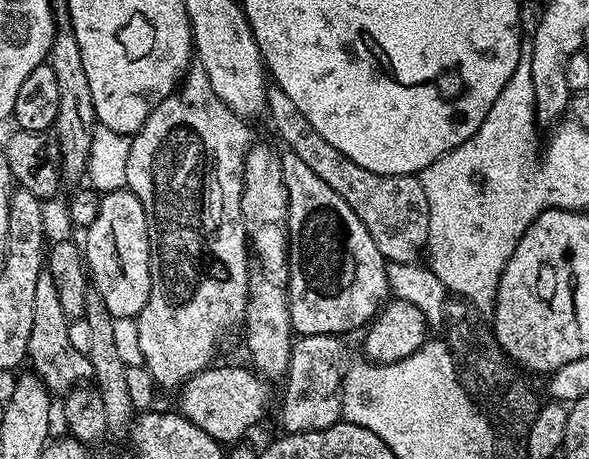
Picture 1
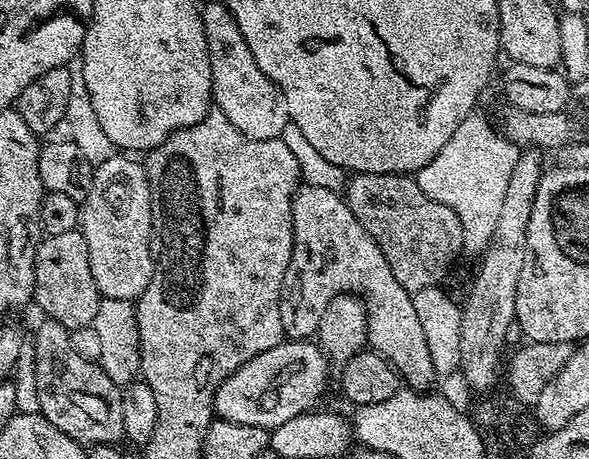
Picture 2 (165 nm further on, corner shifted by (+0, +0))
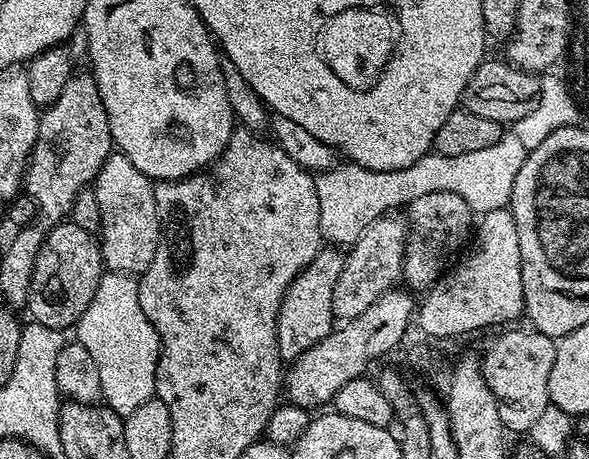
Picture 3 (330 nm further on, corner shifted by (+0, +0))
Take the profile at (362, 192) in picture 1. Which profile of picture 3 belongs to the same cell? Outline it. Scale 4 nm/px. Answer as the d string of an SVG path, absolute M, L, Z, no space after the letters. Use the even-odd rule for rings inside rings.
M449 192L412 196L411 202L412 224L410 220L410 231L404 241L402 280L409 284L405 284L409 289L429 290L449 271L450 265L469 243L474 232L474 213L466 198L458 198L458 194Z

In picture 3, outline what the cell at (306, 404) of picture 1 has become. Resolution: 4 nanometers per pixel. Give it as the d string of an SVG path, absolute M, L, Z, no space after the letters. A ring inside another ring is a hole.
M391 215L380 217L358 238L356 244L347 249L342 274L338 274L338 282L334 282L334 298L332 314L337 321L343 322L358 318L358 314L366 314L370 306L382 298L382 294L393 291L395 280L401 279L404 270L404 241L409 229L400 220L392 220Z

